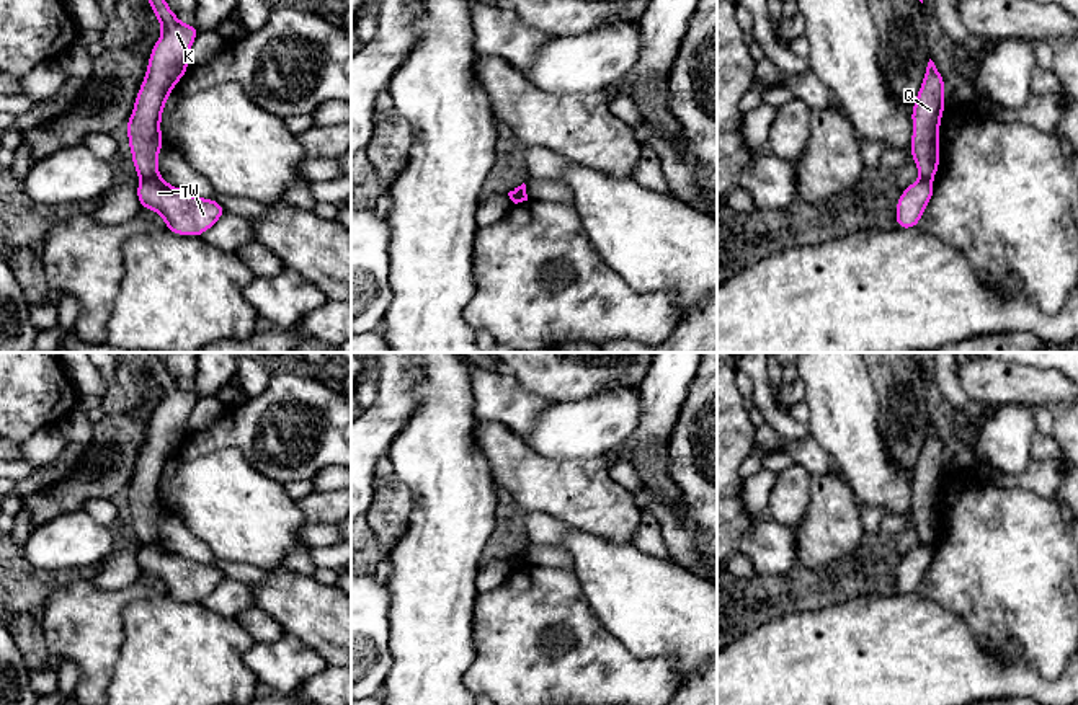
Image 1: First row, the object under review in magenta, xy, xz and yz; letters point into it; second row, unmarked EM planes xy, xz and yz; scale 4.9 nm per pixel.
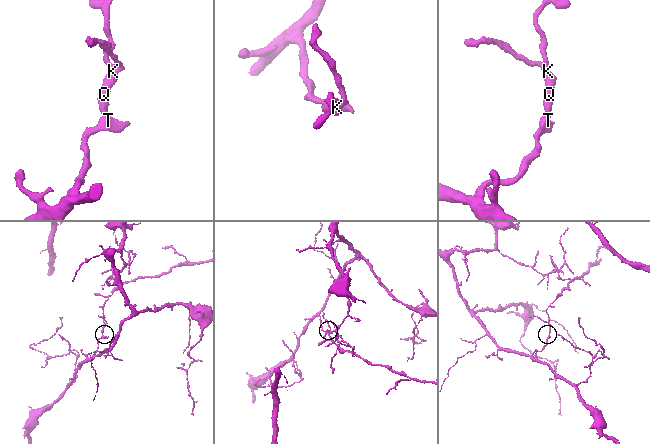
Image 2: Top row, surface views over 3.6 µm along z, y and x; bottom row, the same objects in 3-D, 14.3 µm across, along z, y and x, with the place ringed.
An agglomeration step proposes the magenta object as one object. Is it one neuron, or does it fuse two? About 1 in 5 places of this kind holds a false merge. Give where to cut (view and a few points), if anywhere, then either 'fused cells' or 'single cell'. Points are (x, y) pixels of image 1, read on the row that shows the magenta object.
cut in xy along (157, 175), (142, 178); fused cells

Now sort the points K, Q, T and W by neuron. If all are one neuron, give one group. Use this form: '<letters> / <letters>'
K Q / T W

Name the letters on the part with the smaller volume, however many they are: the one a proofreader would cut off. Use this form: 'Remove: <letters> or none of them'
Remove: K, Q

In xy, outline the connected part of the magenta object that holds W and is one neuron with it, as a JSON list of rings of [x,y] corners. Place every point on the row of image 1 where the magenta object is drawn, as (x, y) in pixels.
[[[160,176],[142,178],[137,186],[140,209],[157,211],[176,235],[201,237],[227,211],[212,199],[201,199],[173,188]]]

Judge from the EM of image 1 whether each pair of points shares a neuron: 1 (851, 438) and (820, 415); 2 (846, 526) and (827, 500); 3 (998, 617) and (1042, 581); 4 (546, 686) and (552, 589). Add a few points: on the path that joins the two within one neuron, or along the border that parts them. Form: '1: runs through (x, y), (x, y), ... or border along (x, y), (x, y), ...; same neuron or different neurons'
1: runs through (843, 430), (828, 415); same neuron
2: runs through (840, 519), (833, 513), (833, 506); same neuron
3: runs through (1010, 606), (1023, 593), (1031, 593); same neuron
4: runs through (546, 661), (546, 656), (534, 645), (539, 614); same neuron

